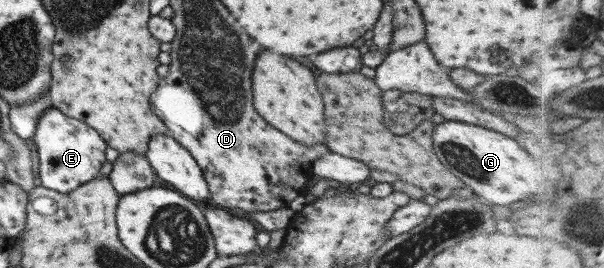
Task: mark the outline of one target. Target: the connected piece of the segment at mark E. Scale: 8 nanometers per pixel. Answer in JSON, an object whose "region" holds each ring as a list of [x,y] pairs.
{"region":[[[54,106],[46,109],[36,122],[34,135],[36,151],[40,161],[39,175],[41,186],[55,192],[67,194],[80,185],[92,181],[106,160],[107,143],[102,136],[86,122],[66,117]]]}

